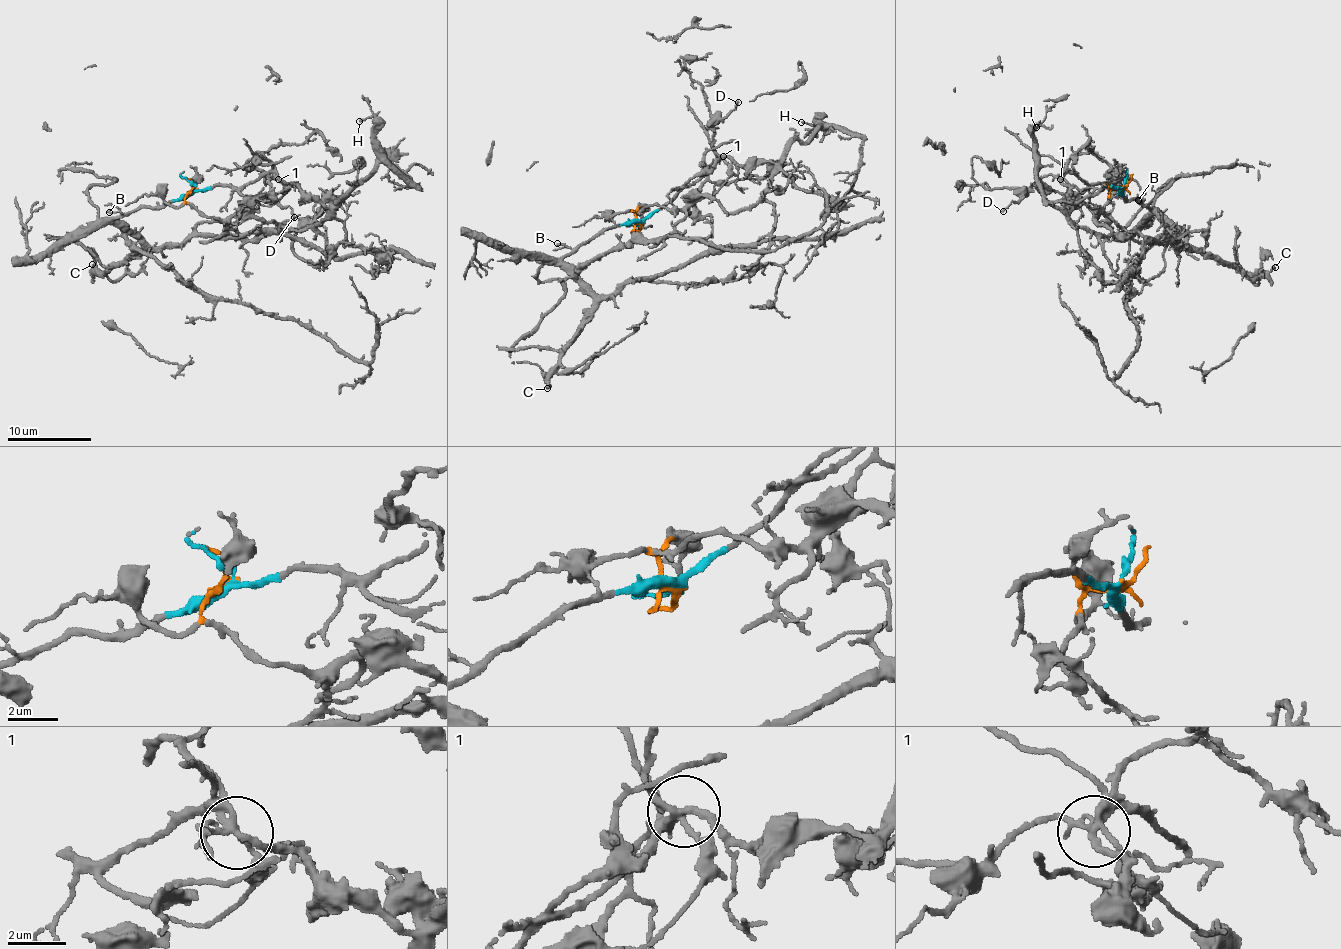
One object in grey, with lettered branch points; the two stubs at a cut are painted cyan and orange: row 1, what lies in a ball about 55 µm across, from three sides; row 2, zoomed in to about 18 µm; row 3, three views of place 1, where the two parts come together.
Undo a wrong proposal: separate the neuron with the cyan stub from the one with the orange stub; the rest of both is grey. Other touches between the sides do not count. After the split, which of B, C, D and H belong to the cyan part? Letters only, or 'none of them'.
B, C

